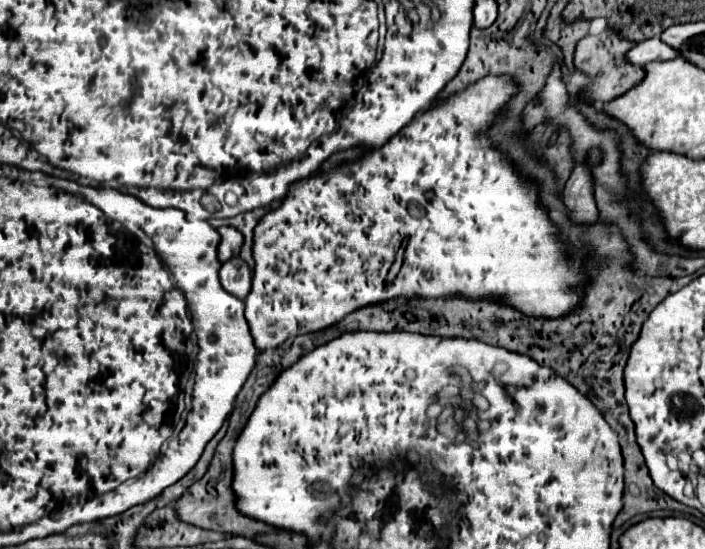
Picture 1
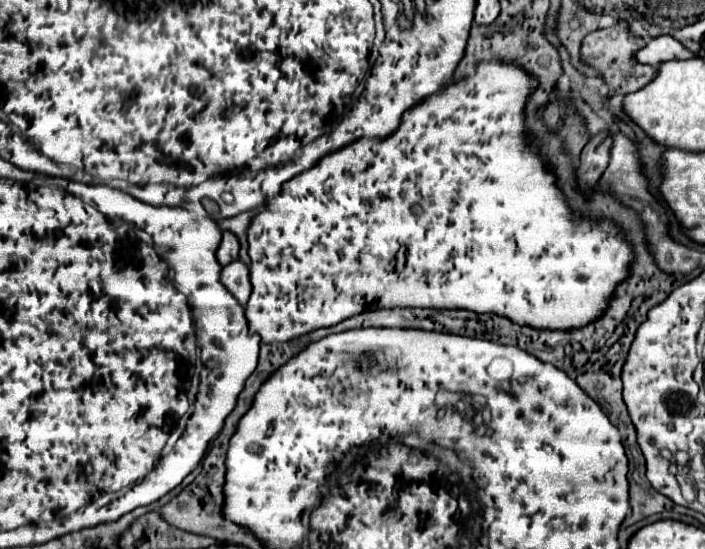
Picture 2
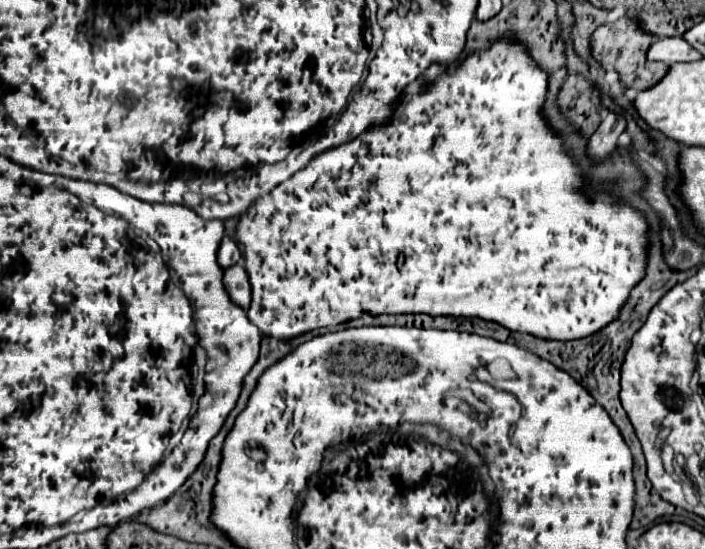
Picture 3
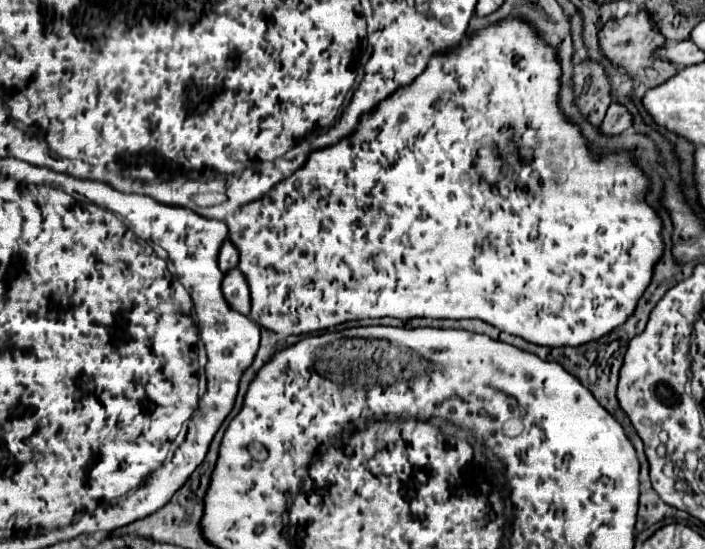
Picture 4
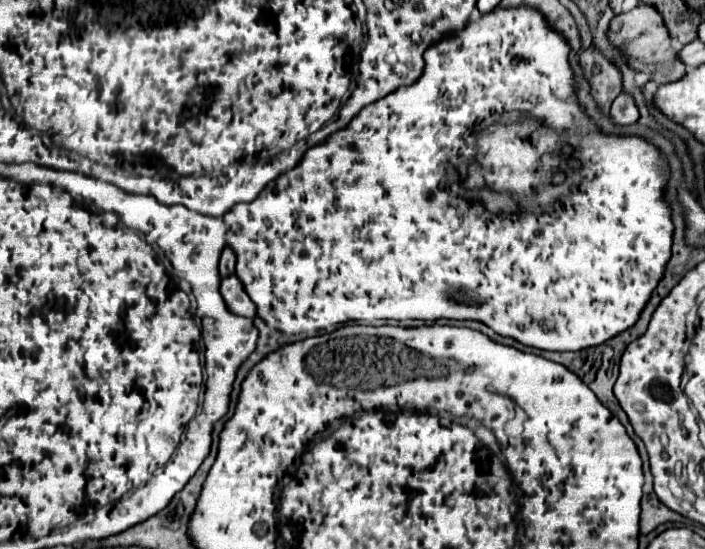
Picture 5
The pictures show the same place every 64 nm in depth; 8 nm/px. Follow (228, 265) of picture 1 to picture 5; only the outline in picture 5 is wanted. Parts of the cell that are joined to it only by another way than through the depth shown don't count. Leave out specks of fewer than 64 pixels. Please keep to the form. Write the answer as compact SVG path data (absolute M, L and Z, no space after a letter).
M228 276L222 280L220 294L230 312L234 312L238 316L246 316L246 318L256 316L256 304L252 304L250 296L244 292L244 286L240 284L240 280L236 276Z

